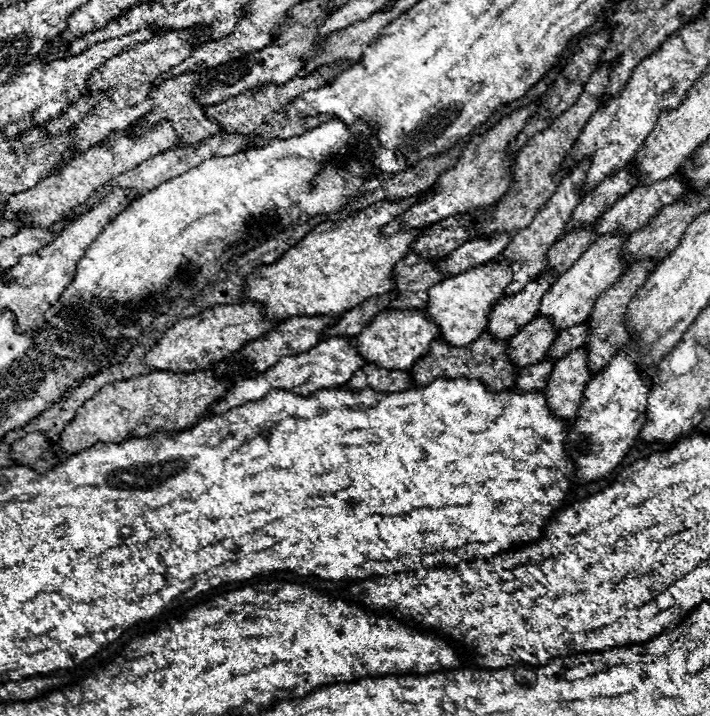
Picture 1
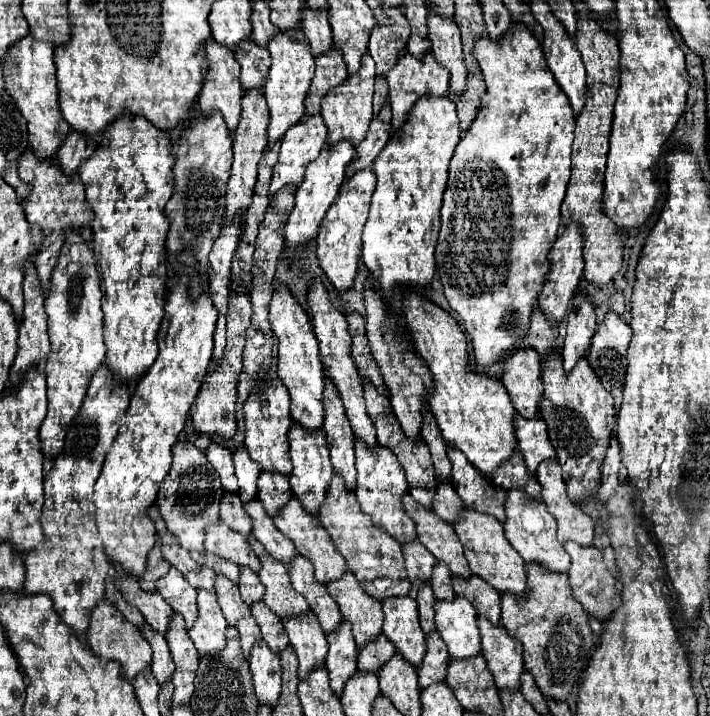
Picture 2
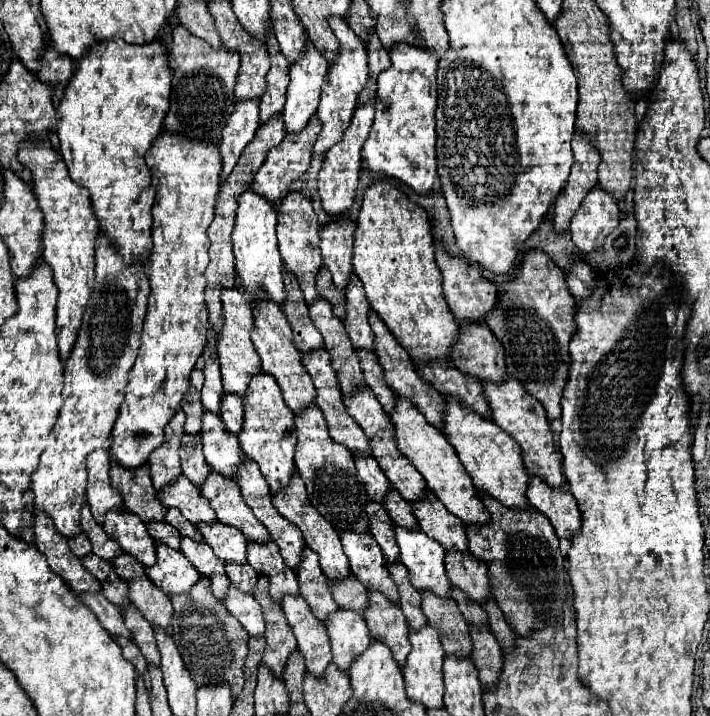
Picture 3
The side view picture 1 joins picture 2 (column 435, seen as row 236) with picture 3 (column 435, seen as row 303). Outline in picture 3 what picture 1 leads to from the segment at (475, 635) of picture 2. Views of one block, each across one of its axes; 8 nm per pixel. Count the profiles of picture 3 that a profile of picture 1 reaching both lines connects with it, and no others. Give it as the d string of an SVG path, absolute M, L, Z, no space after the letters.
M396 526L396 542L400 548L400 562L408 568L410 582L416 590L434 592L442 598L450 598L452 584L444 572L446 550L432 538L426 538L422 530L410 532Z

